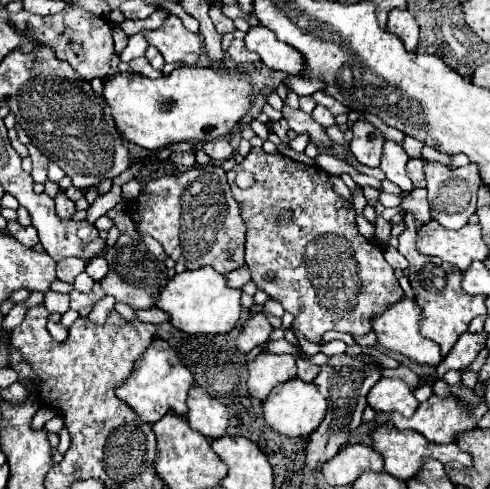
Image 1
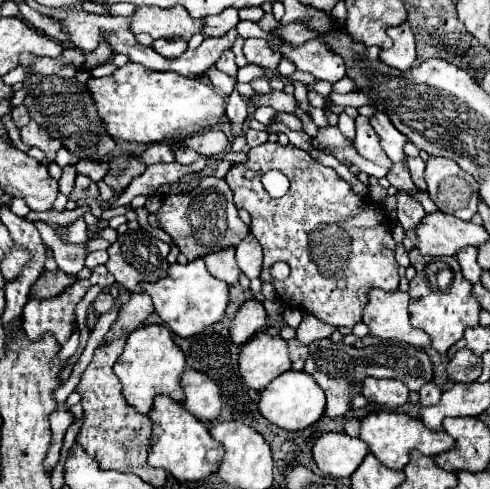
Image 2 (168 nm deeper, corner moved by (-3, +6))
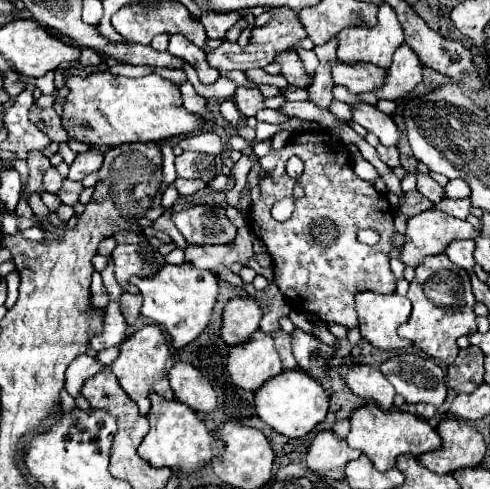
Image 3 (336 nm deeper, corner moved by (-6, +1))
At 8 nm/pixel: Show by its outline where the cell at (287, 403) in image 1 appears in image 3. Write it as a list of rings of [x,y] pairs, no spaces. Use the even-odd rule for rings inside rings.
[[[282,371],[280,375],[268,379],[260,389],[256,389],[254,405],[258,417],[266,425],[286,437],[296,439],[310,433],[320,421],[324,421],[328,411],[328,393],[304,371]]]

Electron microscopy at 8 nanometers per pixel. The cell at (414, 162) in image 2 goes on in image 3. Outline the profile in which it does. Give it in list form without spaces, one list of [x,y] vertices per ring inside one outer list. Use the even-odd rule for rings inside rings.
[[[416,173],[416,177],[418,177],[418,185],[416,185],[416,189],[418,189],[426,199],[430,199],[434,205],[440,203],[440,201],[444,199],[444,187],[440,187],[430,175]]]

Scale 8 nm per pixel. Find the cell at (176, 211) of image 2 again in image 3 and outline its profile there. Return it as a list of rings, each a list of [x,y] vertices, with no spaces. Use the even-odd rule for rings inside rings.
[[[194,205],[172,213],[176,229],[188,243],[196,245],[226,245],[236,237],[236,227],[226,219],[224,209]]]

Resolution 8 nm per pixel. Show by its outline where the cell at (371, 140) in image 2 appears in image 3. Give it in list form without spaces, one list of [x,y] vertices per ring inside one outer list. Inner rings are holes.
[[[378,145],[376,147],[378,149],[378,155],[380,155],[380,159],[388,165],[388,167],[398,167],[400,165],[400,153],[398,153],[398,149],[396,147],[384,147],[384,145]]]

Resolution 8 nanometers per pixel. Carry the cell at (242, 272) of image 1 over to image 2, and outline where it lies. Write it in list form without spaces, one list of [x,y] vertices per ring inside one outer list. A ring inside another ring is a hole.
[[[219,250],[217,254],[207,254],[205,258],[205,264],[207,264],[207,270],[227,282],[227,284],[235,284],[239,280],[239,266],[237,266],[237,260],[235,260],[235,250]]]

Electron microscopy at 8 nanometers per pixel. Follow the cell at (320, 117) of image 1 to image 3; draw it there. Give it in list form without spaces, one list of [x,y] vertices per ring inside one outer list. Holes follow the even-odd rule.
[[[288,85],[286,89],[280,89],[280,95],[286,97],[288,101],[306,101],[308,99],[306,89],[298,89],[298,87],[292,87],[292,85]]]

